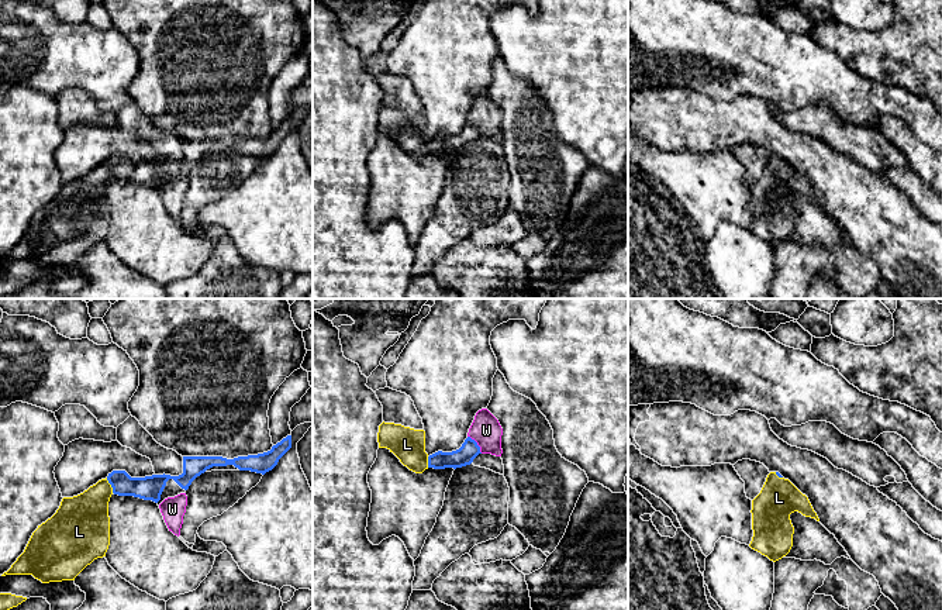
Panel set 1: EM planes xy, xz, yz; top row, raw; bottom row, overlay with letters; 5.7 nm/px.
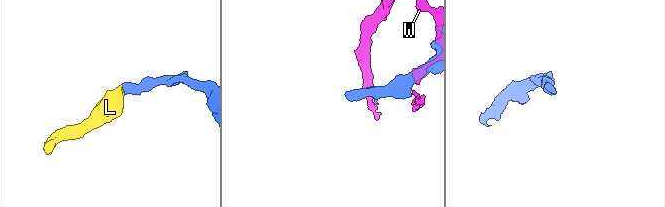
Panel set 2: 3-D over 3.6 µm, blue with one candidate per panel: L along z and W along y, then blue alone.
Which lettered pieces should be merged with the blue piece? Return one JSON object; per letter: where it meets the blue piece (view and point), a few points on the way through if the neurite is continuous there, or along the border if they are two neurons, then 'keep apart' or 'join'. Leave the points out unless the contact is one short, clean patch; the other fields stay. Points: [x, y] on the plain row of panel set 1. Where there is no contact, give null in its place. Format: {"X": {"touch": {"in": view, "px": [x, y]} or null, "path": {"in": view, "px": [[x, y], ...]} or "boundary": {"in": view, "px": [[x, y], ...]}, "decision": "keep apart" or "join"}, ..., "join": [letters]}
{"L": {"touch": {"in": "xy", "px": [110, 168]}, "path": {"in": "xy", "px": [[149, 172], [110, 168], [96, 182], [85, 203]]}, "decision": "join"}, "W": {"touch": {"in": "xz", "px": [476, 128]}, "boundary": {"in": "xz", "px": [[468, 120], [482, 137]]}, "decision": "keep apart"}, "join": ["L"]}

